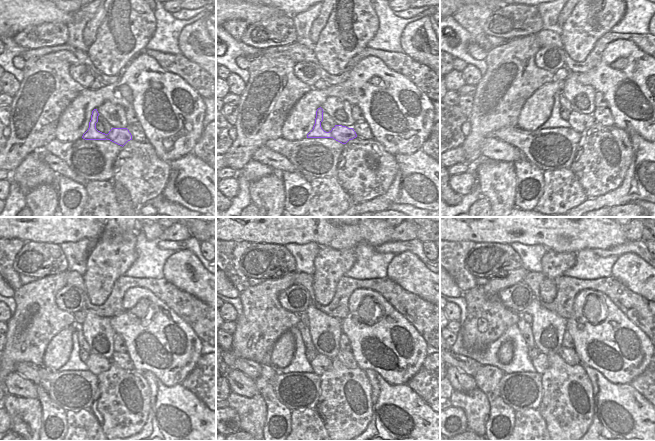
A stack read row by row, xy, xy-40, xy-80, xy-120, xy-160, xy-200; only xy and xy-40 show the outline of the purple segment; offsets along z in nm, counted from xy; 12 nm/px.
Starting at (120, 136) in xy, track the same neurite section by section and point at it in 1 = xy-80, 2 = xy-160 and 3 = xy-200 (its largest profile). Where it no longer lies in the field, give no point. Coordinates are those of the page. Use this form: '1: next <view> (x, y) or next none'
1: next xy-80 (541, 133)
2: next xy-160 (320, 364)
3: next xy-200 (540, 363)

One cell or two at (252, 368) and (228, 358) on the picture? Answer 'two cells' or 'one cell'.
one cell

